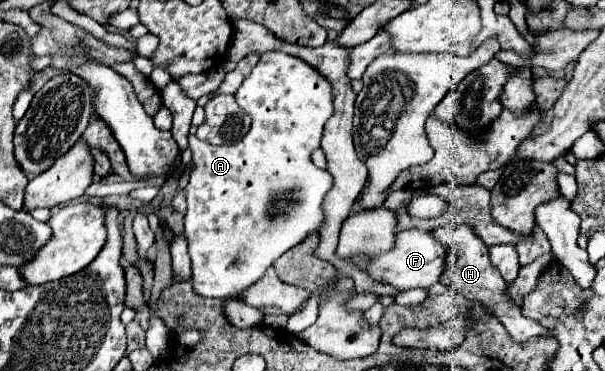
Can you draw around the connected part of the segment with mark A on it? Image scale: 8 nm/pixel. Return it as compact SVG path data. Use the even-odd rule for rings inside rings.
M263 53L251 75L237 89L235 99L253 117L249 133L235 145L211 145L189 135L193 169L183 189L189 205L185 235L193 261L193 289L195 293L199 289L197 295L219 299L241 299L243 291L259 281L287 249L305 241L313 231L319 231L319 225L323 225L323 197L333 185L331 173L315 167L311 161L311 153L323 137L323 125L333 113L333 87L327 77L289 53Z

